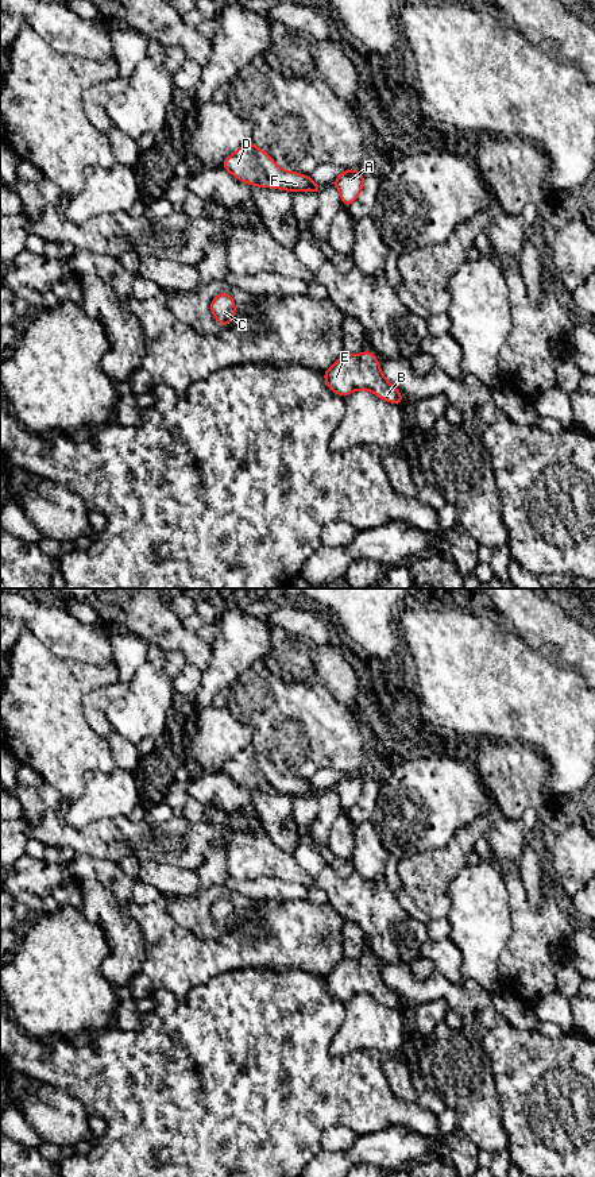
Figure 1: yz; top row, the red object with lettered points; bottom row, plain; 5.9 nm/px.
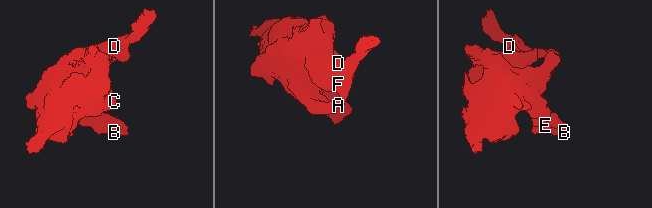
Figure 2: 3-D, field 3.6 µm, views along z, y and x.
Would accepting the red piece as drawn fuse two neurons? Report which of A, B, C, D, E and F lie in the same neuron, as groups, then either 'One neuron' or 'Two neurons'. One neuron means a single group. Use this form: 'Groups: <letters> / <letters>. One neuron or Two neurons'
Groups: A F / B C D E. Two neurons

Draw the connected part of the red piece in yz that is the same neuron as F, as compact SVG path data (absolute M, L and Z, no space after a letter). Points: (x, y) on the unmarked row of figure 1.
M252 746L248 750L256 760L259 773L273 792L289 796L314 796L318 799L322 791L317 790L310 780L304 780L295 776L286 776L279 772L275 765L263 755L258 753Z

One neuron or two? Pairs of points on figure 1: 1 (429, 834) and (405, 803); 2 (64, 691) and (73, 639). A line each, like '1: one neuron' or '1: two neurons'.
1: one neuron
2: two neurons

